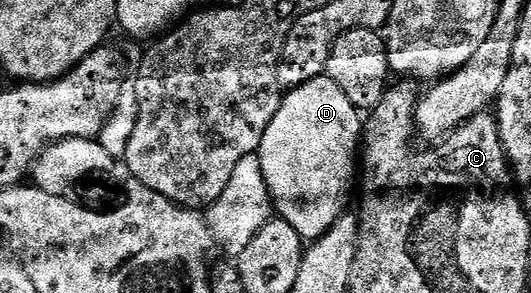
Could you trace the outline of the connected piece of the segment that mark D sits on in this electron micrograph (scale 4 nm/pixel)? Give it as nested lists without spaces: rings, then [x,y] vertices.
[[[327,77],[310,81],[287,92],[280,100],[280,108],[270,121],[262,137],[259,149],[262,173],[272,194],[274,211],[294,229],[298,229],[301,239],[315,241],[324,236],[334,225],[334,221],[345,214],[344,202],[352,187],[352,178],[358,175],[358,152],[362,147],[362,115],[357,107],[350,105],[346,93],[334,85]]]

